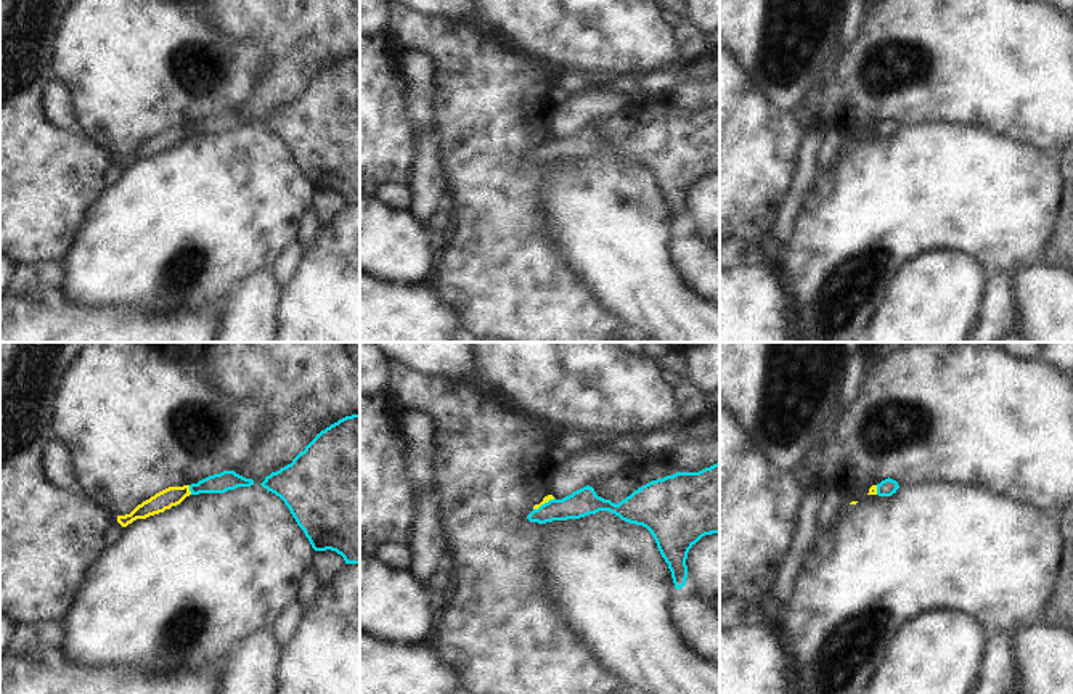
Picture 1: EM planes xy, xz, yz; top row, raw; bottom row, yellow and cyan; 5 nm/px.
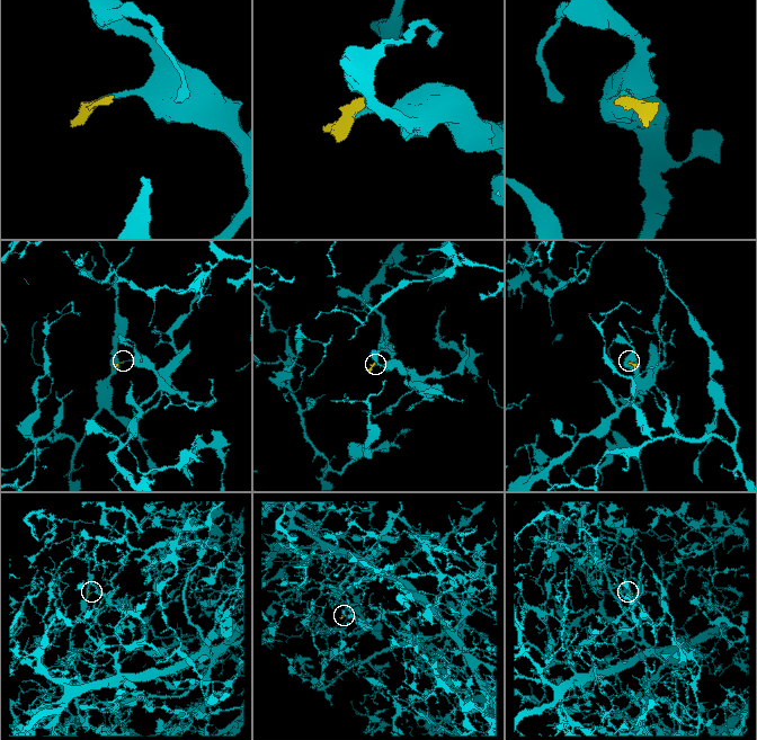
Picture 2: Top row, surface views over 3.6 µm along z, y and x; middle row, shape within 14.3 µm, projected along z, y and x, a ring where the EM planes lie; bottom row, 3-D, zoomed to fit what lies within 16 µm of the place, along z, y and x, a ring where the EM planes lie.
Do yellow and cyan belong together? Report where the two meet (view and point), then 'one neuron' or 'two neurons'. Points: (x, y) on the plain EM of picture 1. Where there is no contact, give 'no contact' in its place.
xy (188, 130) | one neuron

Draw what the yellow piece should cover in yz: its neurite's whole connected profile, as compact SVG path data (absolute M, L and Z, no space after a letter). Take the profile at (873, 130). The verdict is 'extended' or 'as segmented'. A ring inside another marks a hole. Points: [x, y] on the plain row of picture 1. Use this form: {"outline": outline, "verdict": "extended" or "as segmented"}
{"outline": "M888 117L880 124L872 125L867 135L891 137L893 133L896 133L898 129L898 122Z", "verdict": "extended"}

